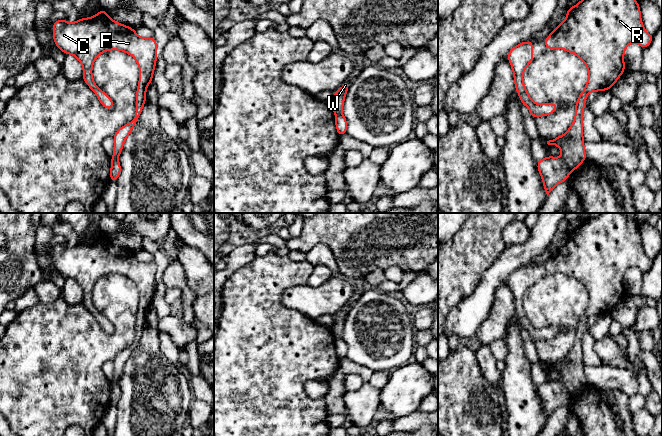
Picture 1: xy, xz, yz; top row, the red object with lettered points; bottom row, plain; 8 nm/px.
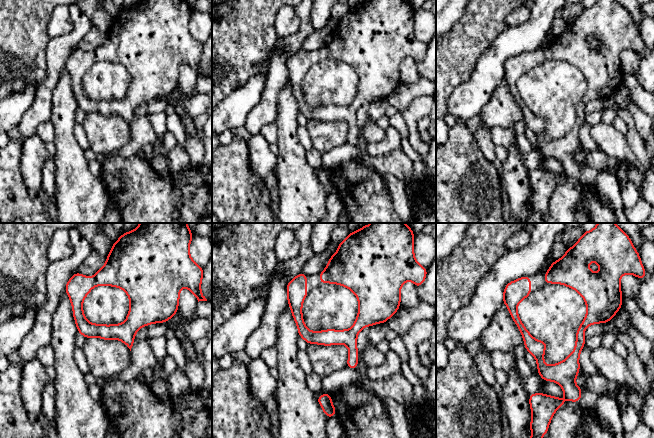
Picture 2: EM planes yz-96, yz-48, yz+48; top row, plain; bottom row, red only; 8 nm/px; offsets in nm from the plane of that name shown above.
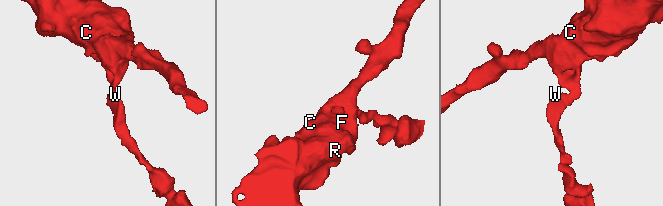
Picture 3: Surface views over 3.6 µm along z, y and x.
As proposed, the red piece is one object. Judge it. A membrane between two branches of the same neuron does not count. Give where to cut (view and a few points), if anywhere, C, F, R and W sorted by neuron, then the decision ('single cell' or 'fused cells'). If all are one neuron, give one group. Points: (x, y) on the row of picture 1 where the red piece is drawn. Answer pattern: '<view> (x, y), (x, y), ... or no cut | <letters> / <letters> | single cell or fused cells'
yz (561, 158), (571, 170) | C F R / W | fused cells

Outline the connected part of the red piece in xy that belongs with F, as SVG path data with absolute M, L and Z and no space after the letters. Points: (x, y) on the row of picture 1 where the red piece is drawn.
M101 10L91 18L82 18L67 23L65 18L53 23L53 39L65 54L74 55L83 66L83 81L96 94L107 109L114 108L114 102L100 90L92 77L95 59L108 50L121 50L133 56L140 70L136 92L136 111L133 120L119 128L114 138L111 160L118 160L127 136L138 122L146 101L146 89L152 82L157 61L157 42L154 37L138 37L135 29L113 21L107 10Z

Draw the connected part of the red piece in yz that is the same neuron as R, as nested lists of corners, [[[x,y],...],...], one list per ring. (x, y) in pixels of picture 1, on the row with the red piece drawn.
[[[581,0],[567,9],[566,19],[544,40],[546,50],[561,48],[577,55],[588,68],[588,81],[575,104],[573,124],[567,132],[547,141],[548,145],[557,145],[562,151],[562,159],[571,171],[577,169],[587,159],[583,140],[583,110],[587,95],[591,91],[611,89],[622,73],[624,51],[630,43],[637,43],[643,49],[650,46],[653,36],[648,34],[641,21],[640,5],[636,0]]]

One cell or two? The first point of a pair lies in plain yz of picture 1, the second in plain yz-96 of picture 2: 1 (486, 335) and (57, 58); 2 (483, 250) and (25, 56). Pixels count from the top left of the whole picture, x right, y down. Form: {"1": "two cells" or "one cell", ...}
{"1": "one cell", "2": "one cell"}

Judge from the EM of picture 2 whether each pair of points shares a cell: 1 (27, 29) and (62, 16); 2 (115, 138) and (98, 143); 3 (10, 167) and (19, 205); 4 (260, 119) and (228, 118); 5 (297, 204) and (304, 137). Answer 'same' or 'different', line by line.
1: different
2: same
3: same
4: different
5: different

